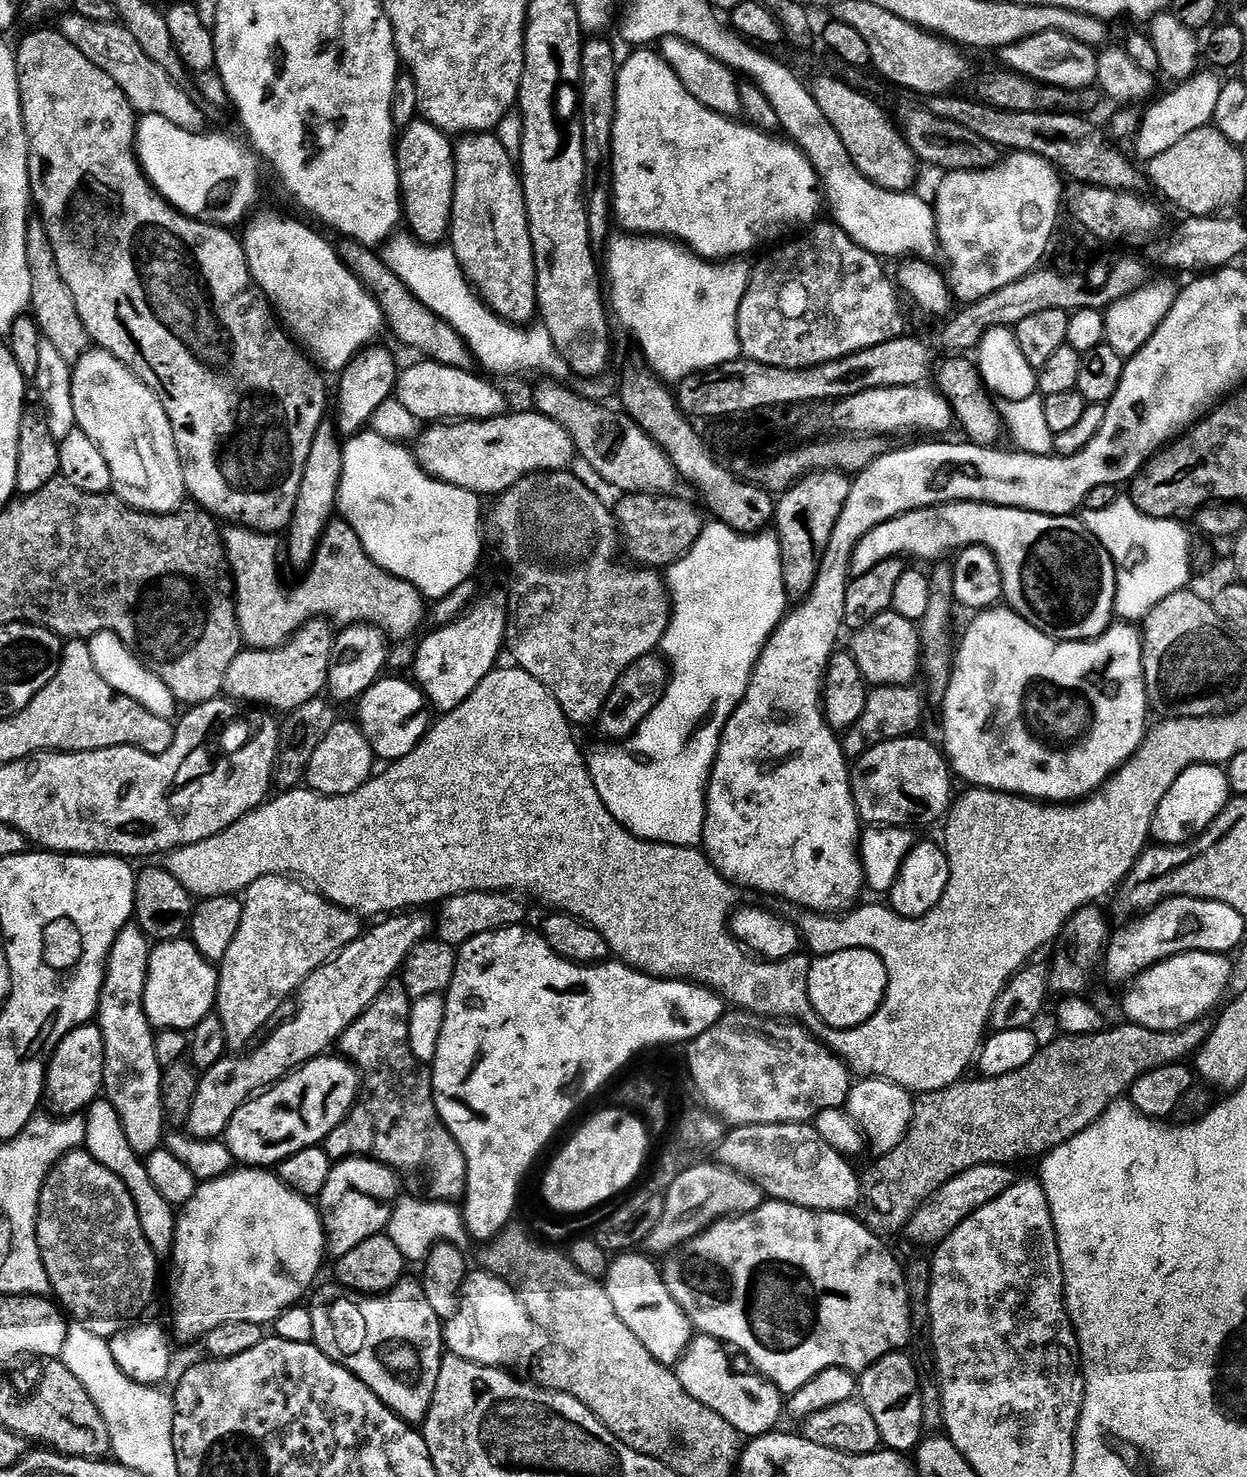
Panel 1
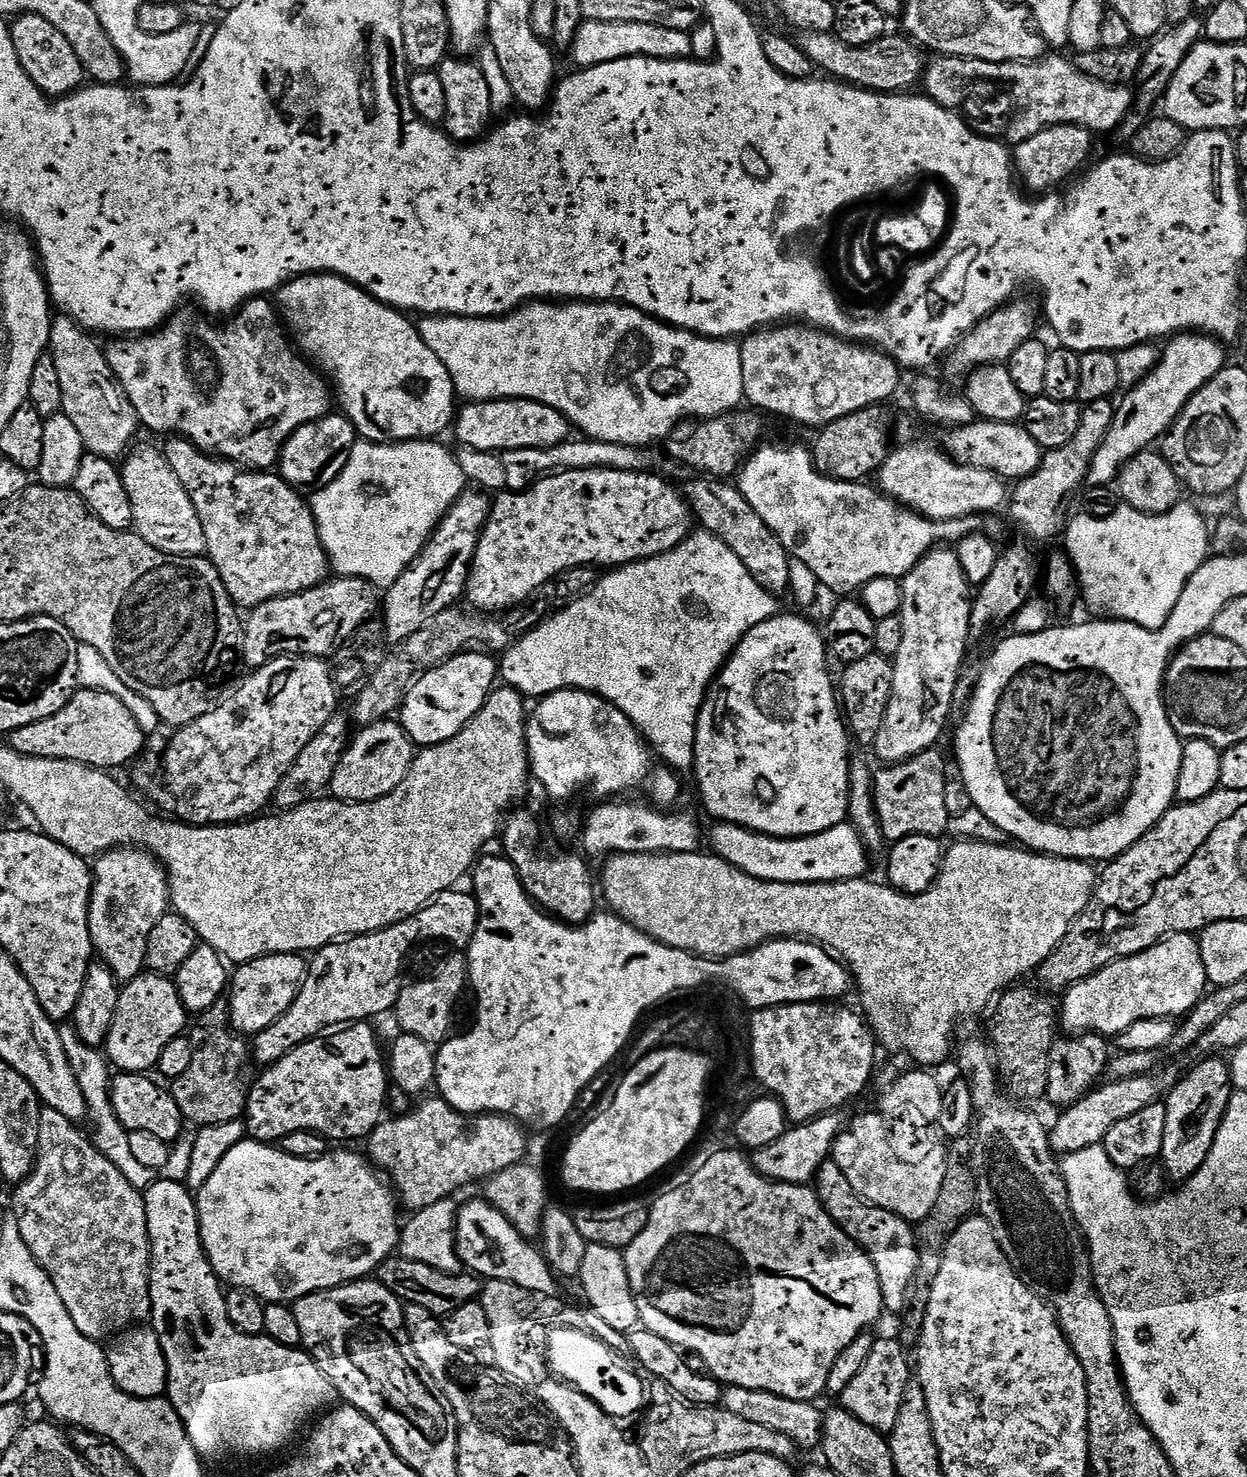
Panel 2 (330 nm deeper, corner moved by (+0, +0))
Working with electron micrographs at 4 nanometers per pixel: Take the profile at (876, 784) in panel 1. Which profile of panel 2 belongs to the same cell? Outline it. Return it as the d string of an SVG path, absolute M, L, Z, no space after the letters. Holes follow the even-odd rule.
M929 750L875 773L876 816L889 841L907 836L943 837L948 832L948 764L940 750Z

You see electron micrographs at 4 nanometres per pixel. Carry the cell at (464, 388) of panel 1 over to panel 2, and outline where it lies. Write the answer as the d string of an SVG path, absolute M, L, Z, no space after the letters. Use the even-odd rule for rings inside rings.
M533 400L468 402L454 417L454 433L463 447L501 454L525 452L531 448L553 448L569 439L568 431L569 422L558 410Z

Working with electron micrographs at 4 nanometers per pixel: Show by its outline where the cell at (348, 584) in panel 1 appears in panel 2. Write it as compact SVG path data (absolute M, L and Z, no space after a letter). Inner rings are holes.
M172 438L169 440L172 441L166 446L163 445L162 448L166 462L170 466L170 470L174 470L178 482L182 482L186 494L190 494L190 502L194 502L194 510L202 522L202 530L206 538L207 559L211 560L212 565L218 570L218 574L222 578L222 582L226 586L230 598L236 605L241 609L251 610L259 604L264 604L266 601L273 600L279 596L293 596L299 592L316 588L329 579L330 561L328 559L328 551L324 548L323 541L320 540L320 531L316 529L316 519L312 513L311 503L309 503L307 499L303 500L303 498L300 497L303 495L301 495L297 489L289 486L279 474L273 474L268 470L241 470L237 465L230 463L228 460L221 460L208 455L207 452L201 452L200 449L195 448L189 440L183 438Z

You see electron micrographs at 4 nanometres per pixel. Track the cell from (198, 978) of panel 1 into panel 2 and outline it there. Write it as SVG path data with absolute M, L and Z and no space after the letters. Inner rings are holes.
M155 974L135 976L123 985L116 1017L106 1041L107 1059L115 1067L117 1064L124 1074L151 1073L159 1065L166 1046L185 1031L184 1016L186 1009L180 991L169 977Z

